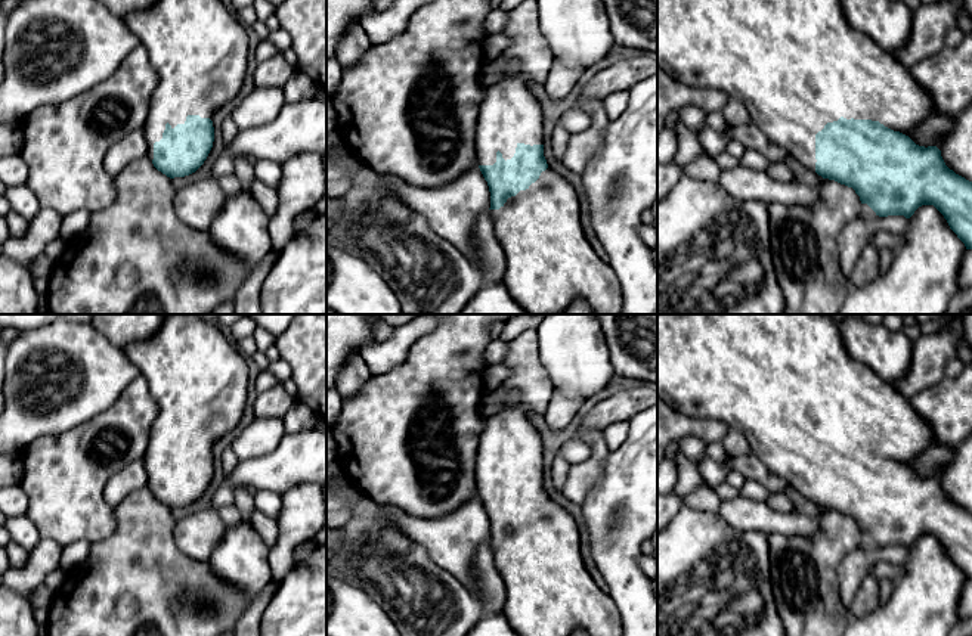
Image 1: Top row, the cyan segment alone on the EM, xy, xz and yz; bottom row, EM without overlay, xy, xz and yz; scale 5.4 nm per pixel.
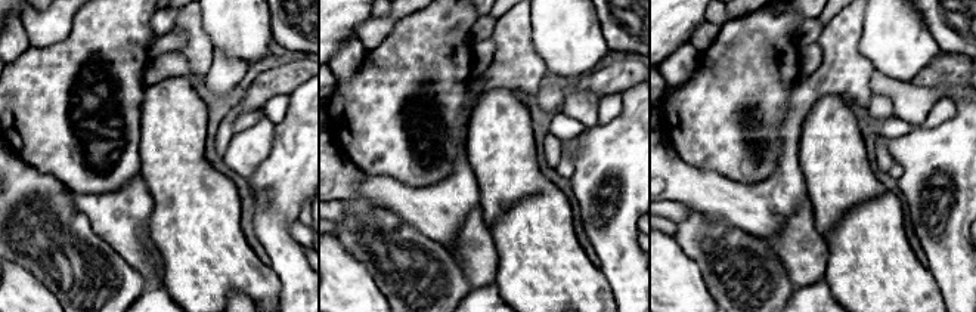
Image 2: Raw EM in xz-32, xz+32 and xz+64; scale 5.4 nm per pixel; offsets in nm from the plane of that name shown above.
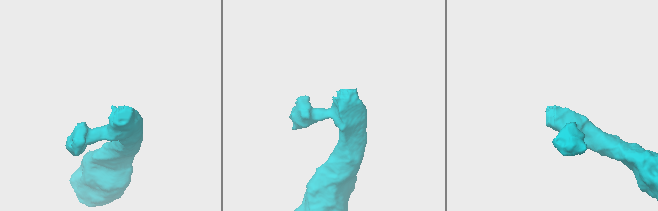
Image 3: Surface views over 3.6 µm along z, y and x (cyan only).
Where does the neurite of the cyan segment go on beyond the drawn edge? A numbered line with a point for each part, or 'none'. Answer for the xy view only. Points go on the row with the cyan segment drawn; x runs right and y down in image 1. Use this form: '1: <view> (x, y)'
1: xy (198, 49)

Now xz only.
1: xz (510, 114)

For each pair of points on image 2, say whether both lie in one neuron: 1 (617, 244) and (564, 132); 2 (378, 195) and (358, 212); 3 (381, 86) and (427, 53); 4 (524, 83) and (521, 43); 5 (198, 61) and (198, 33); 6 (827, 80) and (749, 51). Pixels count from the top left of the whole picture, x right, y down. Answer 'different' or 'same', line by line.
1: different
2: different
3: same
4: same
5: same
6: different

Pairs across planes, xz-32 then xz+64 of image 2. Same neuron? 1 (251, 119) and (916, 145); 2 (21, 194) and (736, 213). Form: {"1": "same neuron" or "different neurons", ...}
{"1": "different neurons", "2": "different neurons"}

